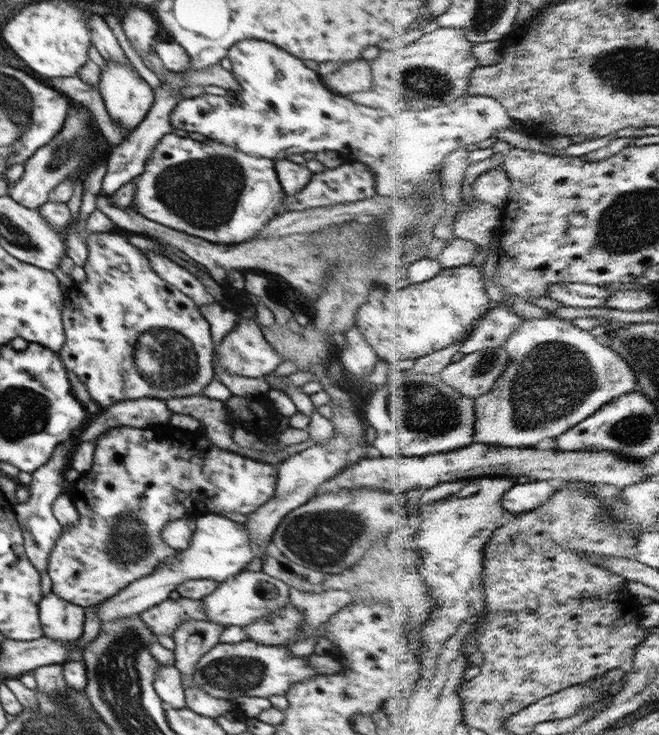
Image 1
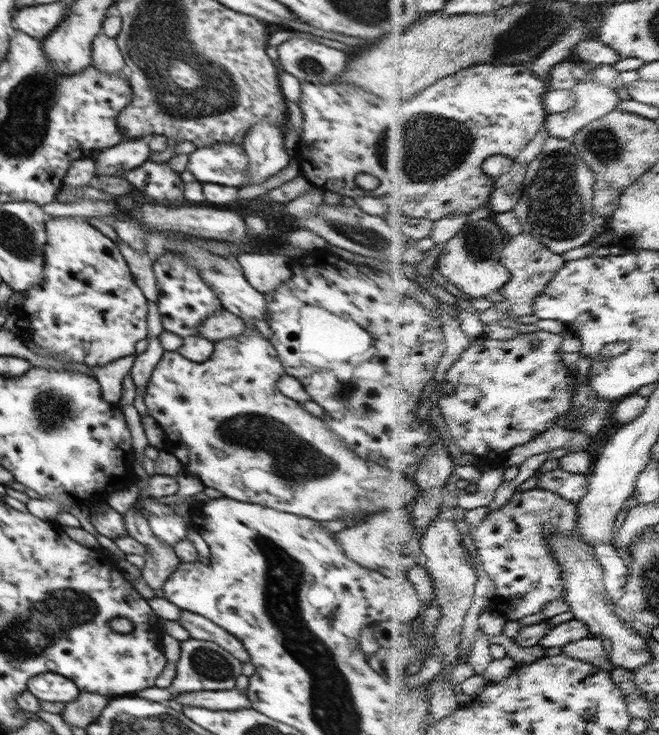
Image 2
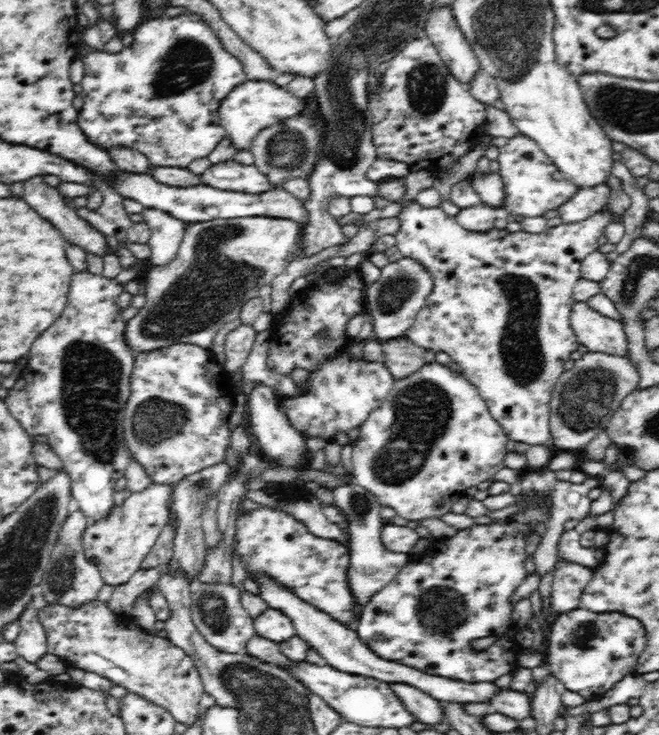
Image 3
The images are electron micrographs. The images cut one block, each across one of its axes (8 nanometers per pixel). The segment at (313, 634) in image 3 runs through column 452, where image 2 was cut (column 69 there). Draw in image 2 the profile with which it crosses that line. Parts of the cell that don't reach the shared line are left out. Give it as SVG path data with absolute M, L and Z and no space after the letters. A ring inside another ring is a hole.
M42 673L29 678L27 691L41 702L64 704L76 701L78 692L81 692L72 680L56 673Z

